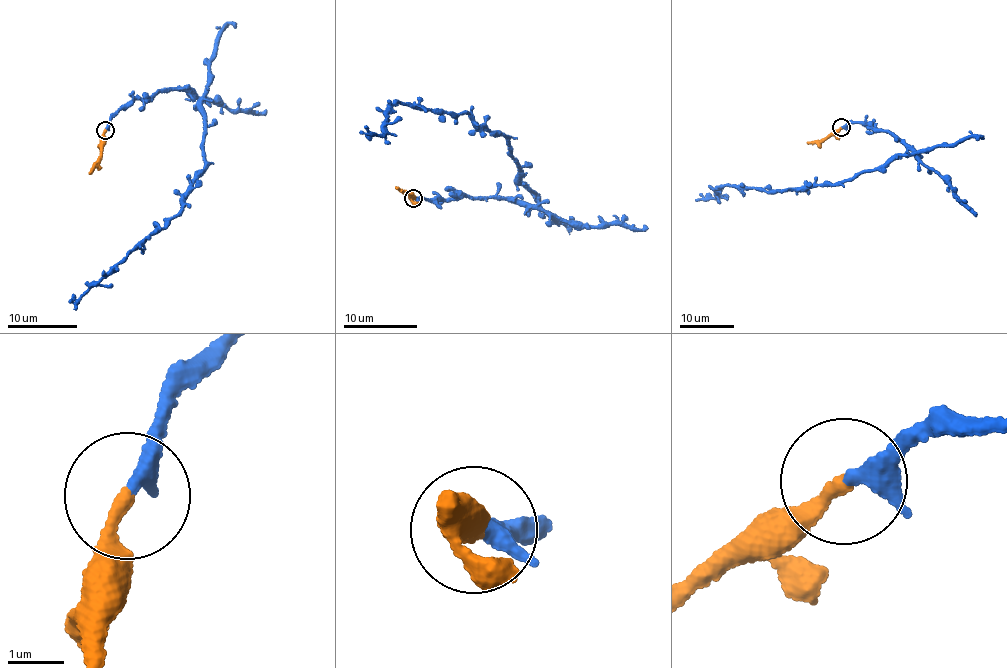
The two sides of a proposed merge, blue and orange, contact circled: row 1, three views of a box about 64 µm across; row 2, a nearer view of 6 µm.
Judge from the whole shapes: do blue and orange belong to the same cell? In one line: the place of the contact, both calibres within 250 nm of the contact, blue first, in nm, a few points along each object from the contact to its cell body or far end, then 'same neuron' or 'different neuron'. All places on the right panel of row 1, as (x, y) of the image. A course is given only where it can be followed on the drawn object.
(841, 127) | 240/240 nm | blue via (841, 127), (872, 125), (906, 153), (831, 184), (768, 192), (728, 183), (696, 200) | orange via (841, 127), (823, 139), (807, 143) | same neuron

